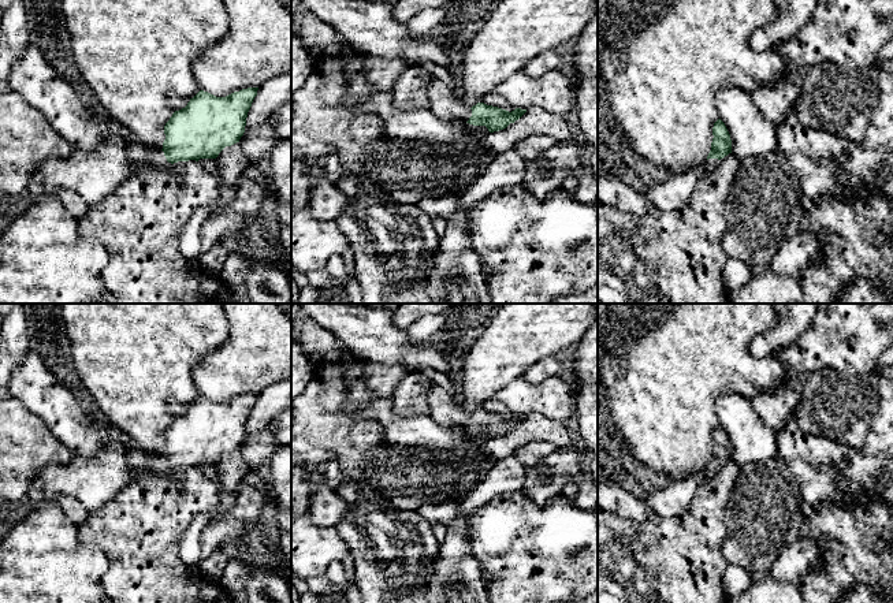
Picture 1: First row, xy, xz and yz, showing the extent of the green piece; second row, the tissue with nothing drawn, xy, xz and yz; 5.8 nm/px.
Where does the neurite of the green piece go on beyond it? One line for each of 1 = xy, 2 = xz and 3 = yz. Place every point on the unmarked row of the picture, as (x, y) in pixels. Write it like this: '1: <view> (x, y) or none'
1: xy (141, 461)
2: xz (443, 409)
3: yz (709, 471)

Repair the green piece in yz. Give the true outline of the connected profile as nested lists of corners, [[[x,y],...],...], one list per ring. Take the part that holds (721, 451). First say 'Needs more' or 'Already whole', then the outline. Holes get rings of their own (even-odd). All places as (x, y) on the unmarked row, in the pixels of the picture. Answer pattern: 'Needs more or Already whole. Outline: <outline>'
Needs more. Outline: [[[718,425],[712,433],[711,457],[704,468],[706,477],[715,474],[721,465],[732,459],[732,446],[725,429]]]

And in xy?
Needs more. Outline: [[[248,394],[226,403],[200,397],[165,429],[161,457],[131,446],[129,466],[139,473],[167,474],[178,468],[216,465],[226,453],[239,448],[257,397]]]

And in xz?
Needs more. Outline: [[[432,383],[428,392],[429,417],[447,428],[461,428],[473,432],[485,432],[490,439],[506,435],[518,427],[527,416],[506,416],[477,409],[468,414],[451,395],[436,383]]]

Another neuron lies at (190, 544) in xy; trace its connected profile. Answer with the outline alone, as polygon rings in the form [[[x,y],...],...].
[[[200,465],[198,469],[216,484],[219,491],[219,505],[211,513],[196,515],[186,529],[181,540],[179,558],[187,566],[198,565],[201,562],[201,533],[204,526],[212,520],[216,511],[228,511],[235,505],[239,488],[245,483],[245,480],[242,480],[234,491],[226,491],[217,477],[215,465]]]

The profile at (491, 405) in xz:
[[[495,398],[488,399],[480,409],[506,416],[509,418],[516,416],[506,405],[496,401]]]

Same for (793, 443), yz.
[[[790,418],[778,432],[778,457],[790,461],[801,459],[811,466],[831,466],[841,464],[841,444],[826,436],[803,432]]]

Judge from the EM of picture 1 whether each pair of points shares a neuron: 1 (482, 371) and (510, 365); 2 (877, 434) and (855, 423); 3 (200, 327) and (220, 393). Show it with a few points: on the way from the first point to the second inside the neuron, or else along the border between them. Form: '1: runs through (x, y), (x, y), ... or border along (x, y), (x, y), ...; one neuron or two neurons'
1: runs through (488, 367), (503, 365); one neuron
2: border along (877, 398), (877, 410), (862, 447); two neurons
3: border along (227, 327), (227, 338), (194, 365), (193, 382); two neurons

